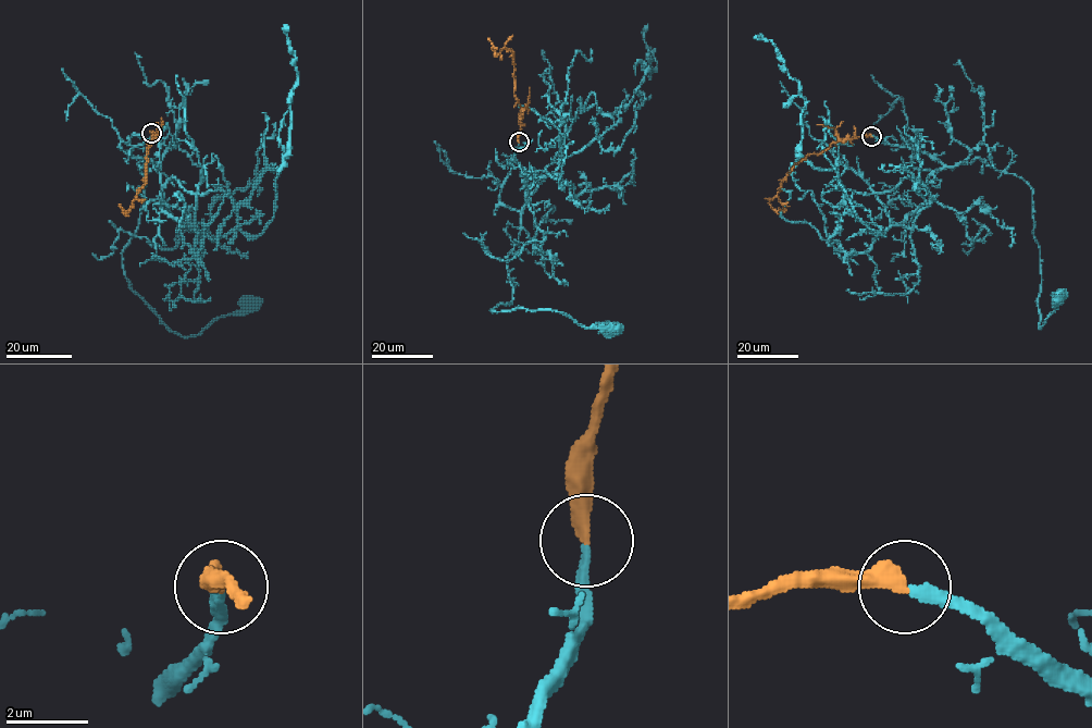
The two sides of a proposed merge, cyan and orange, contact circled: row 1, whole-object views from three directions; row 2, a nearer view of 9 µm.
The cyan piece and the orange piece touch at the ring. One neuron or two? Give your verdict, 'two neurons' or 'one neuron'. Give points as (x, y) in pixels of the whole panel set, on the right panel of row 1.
one neuron

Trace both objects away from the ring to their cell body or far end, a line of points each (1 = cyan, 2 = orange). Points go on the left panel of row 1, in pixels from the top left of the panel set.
1: (151, 133), (132, 150), (154, 167), (139, 162), (145, 205), (122, 253), (129, 287), (184, 337), (250, 301)
2: (151, 133), (145, 183), (127, 211), (123, 211), (119, 204)

